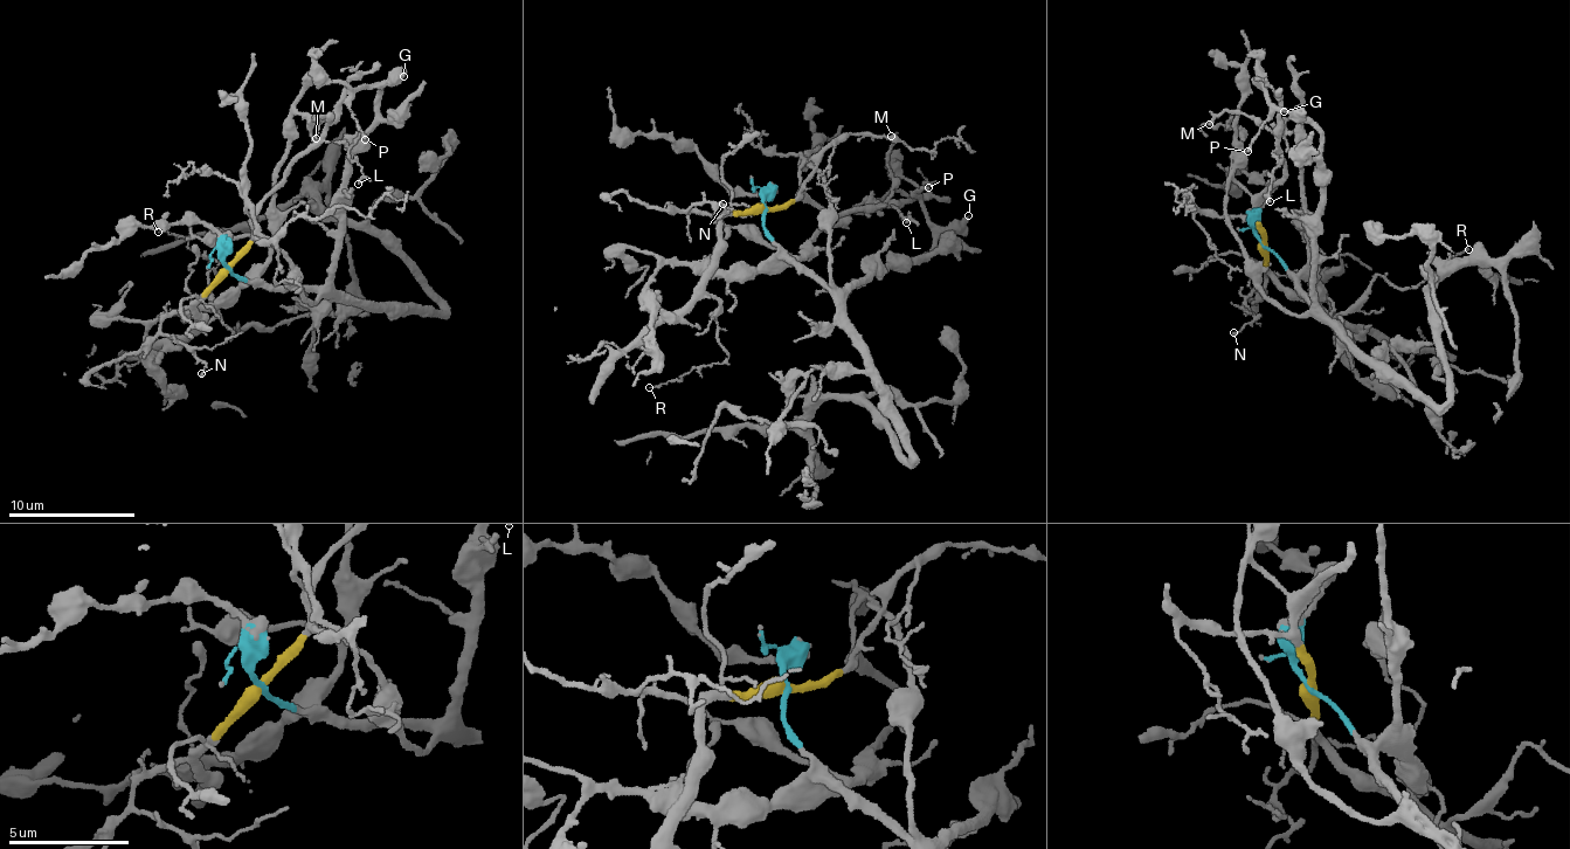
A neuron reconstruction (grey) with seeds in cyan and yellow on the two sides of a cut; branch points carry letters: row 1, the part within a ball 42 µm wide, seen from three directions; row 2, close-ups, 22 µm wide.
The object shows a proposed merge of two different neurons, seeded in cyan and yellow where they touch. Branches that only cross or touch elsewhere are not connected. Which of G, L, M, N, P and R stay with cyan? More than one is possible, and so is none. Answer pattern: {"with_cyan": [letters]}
{"with_cyan": ["G", "P"]}

